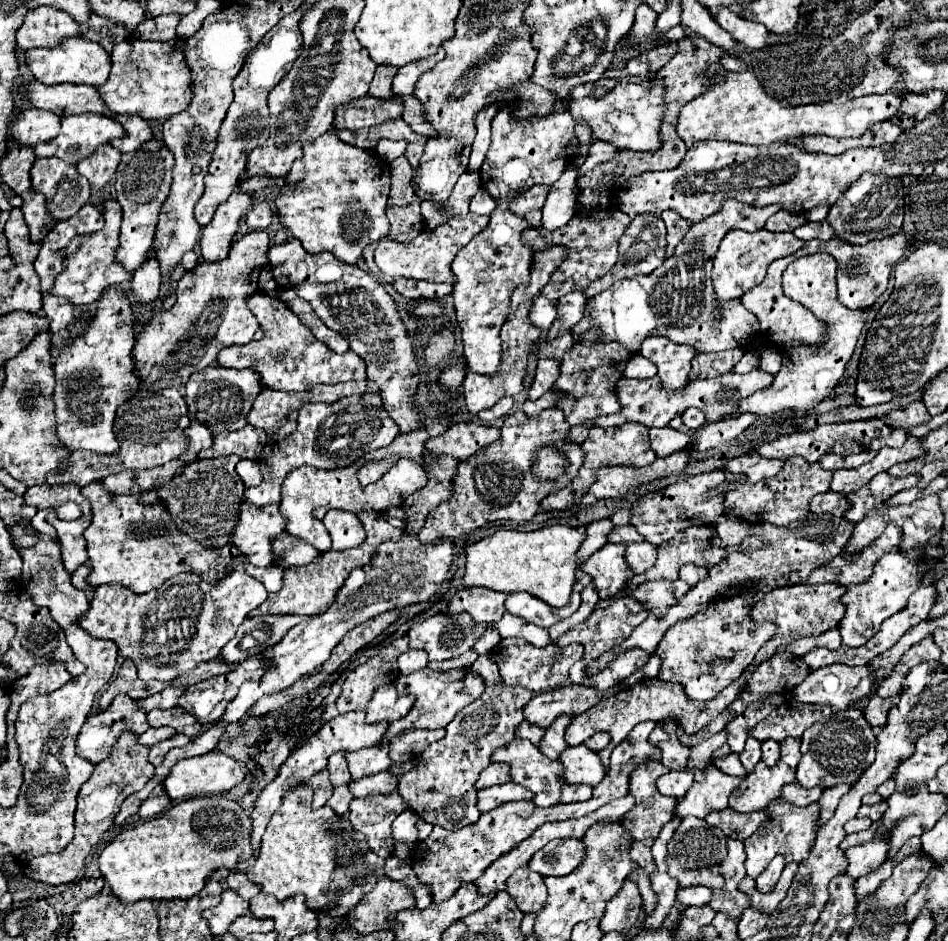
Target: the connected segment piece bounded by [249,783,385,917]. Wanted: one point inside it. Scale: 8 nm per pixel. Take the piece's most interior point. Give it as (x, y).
(312, 851)

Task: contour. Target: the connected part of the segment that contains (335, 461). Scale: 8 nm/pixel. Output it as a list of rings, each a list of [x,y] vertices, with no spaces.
[[[363,393],[343,397],[331,405],[327,403],[307,403],[299,409],[297,429],[291,437],[275,443],[271,457],[261,461],[263,483],[259,487],[249,487],[245,491],[245,501],[251,505],[267,505],[281,501],[281,483],[291,469],[301,465],[315,465],[321,469],[335,469],[351,465],[367,451],[387,447],[399,435],[399,425],[383,409],[379,393]]]

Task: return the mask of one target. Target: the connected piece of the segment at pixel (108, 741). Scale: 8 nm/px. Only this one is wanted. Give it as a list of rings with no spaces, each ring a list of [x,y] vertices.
[[[119,695],[105,711],[99,711],[85,721],[85,725],[77,737],[77,753],[79,753],[79,757],[87,757],[91,763],[97,765],[105,757],[111,755],[111,749],[123,731],[133,731],[135,735],[143,735],[147,729],[149,729],[147,715],[143,715],[143,711],[137,707],[137,703],[131,697]]]

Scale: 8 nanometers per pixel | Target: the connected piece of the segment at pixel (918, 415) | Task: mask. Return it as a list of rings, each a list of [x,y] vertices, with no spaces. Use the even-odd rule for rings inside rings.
[[[919,403],[915,405],[913,409],[897,409],[897,411],[891,411],[887,417],[885,417],[885,423],[891,425],[891,427],[903,427],[903,429],[909,429],[909,427],[915,427],[915,425],[921,425],[921,423],[927,423],[931,419],[931,415],[927,413],[925,405]]]

